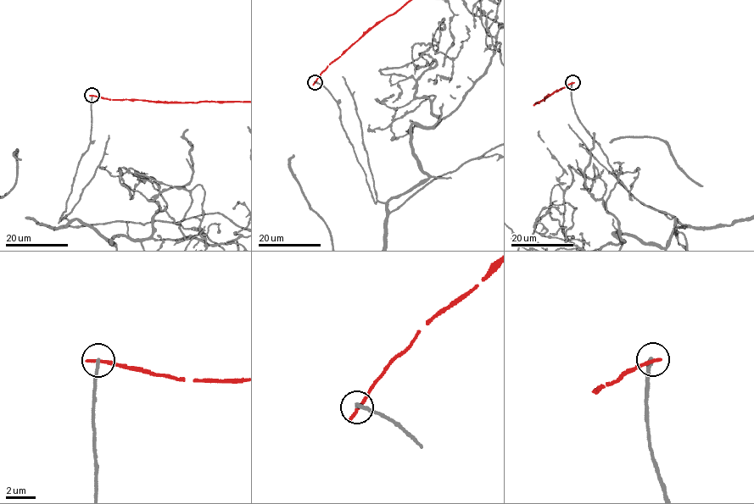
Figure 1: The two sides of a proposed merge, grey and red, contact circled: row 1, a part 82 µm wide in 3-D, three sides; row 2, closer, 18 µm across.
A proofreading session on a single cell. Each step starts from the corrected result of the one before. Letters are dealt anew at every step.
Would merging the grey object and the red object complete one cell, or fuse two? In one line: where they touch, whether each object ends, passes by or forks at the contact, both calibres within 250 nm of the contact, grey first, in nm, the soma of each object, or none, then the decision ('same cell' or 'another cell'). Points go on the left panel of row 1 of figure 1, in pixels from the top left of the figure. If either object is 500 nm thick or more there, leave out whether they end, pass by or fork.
(92, 95) | grey ends | red ends | 240/280 nm | grey none | red none | another cell

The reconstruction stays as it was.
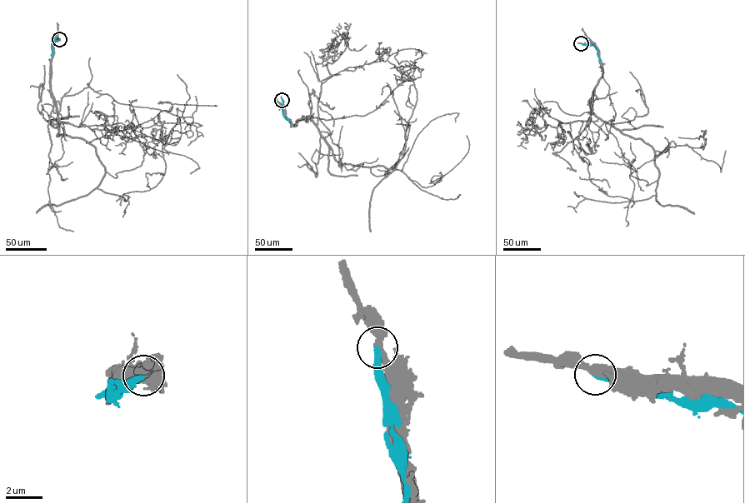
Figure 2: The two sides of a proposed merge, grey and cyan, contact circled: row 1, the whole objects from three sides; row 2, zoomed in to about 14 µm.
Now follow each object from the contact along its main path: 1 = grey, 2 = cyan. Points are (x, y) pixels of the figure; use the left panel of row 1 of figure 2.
1: (59, 40), (57, 134), (95, 147), (106, 192), (156, 186), (162, 124), (202, 126), (182, 117), (177, 74)
2: (59, 40), (52, 40), (51, 56)

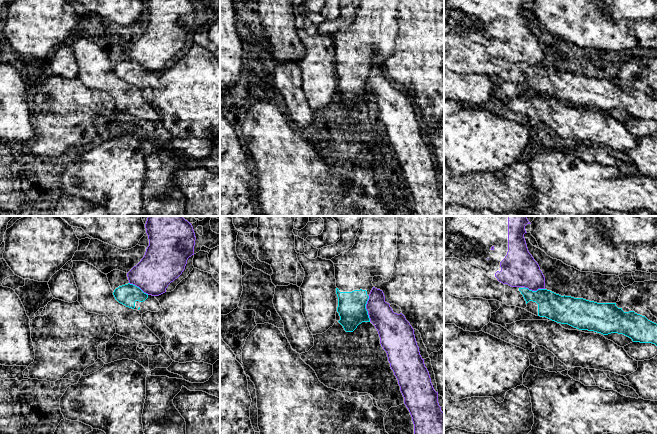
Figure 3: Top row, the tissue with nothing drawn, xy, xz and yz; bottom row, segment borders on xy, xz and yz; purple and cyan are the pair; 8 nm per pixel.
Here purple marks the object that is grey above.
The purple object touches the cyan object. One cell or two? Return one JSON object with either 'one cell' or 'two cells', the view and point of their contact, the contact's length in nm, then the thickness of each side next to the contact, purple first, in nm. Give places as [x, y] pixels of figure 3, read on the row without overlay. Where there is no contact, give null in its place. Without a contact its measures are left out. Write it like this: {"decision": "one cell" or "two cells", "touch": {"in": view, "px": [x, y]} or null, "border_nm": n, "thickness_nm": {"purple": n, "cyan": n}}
{"decision": "two cells", "touch": {"in": "xz", "px": [366, 84]}, "border_nm": 200, "thickness_nm": {"purple": 220, "cyan": 220}}

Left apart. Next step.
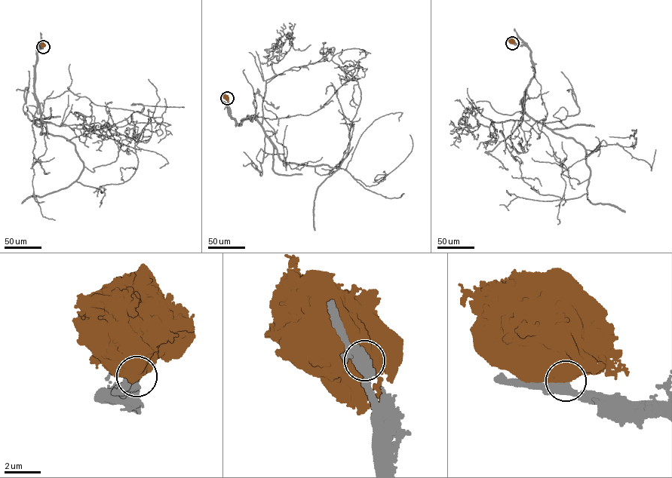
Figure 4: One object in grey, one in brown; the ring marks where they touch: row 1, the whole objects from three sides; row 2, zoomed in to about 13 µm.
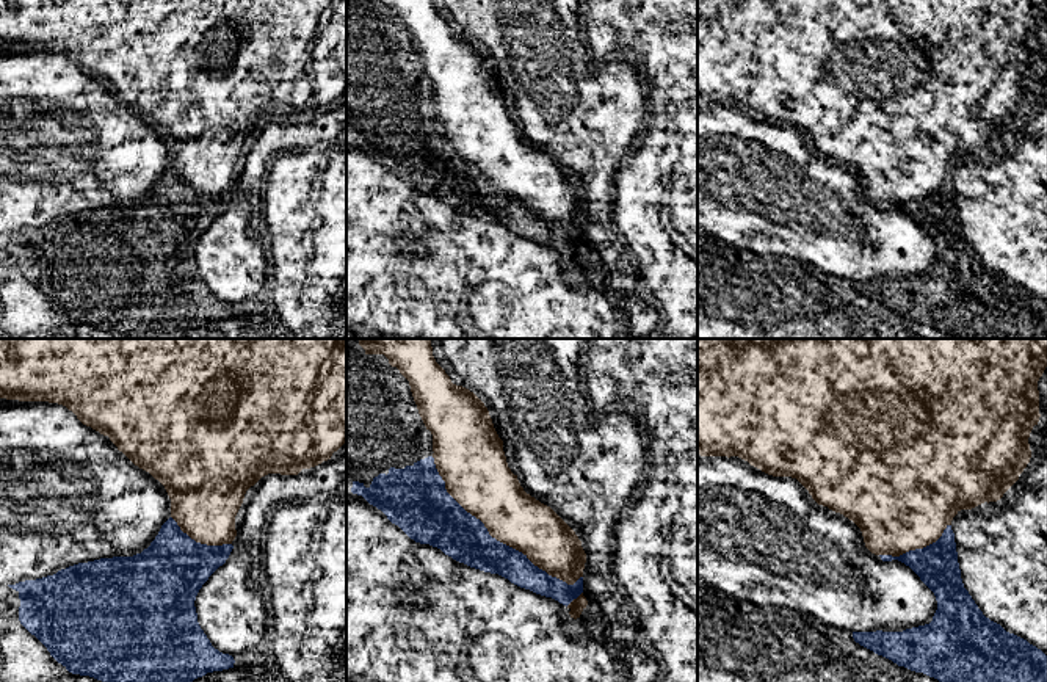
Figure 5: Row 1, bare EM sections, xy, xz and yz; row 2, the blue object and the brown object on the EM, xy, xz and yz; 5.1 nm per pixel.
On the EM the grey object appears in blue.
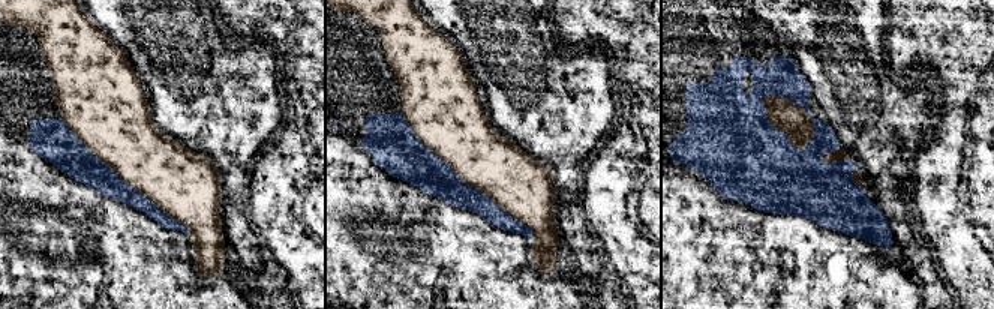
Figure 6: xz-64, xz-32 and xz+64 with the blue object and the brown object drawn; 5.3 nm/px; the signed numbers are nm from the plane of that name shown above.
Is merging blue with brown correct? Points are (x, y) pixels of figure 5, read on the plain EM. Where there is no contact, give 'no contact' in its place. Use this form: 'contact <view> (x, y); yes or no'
contact xz (494, 187); no

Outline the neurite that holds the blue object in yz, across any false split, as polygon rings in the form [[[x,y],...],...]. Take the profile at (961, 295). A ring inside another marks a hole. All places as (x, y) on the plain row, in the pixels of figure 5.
[[[947,174],[936,191],[923,198],[900,205],[879,205],[882,210],[898,209],[909,215],[934,241],[937,259],[929,273],[903,281],[853,281],[856,292],[898,315],[965,339],[1047,339],[1047,304],[986,267],[964,237],[951,174]]]

